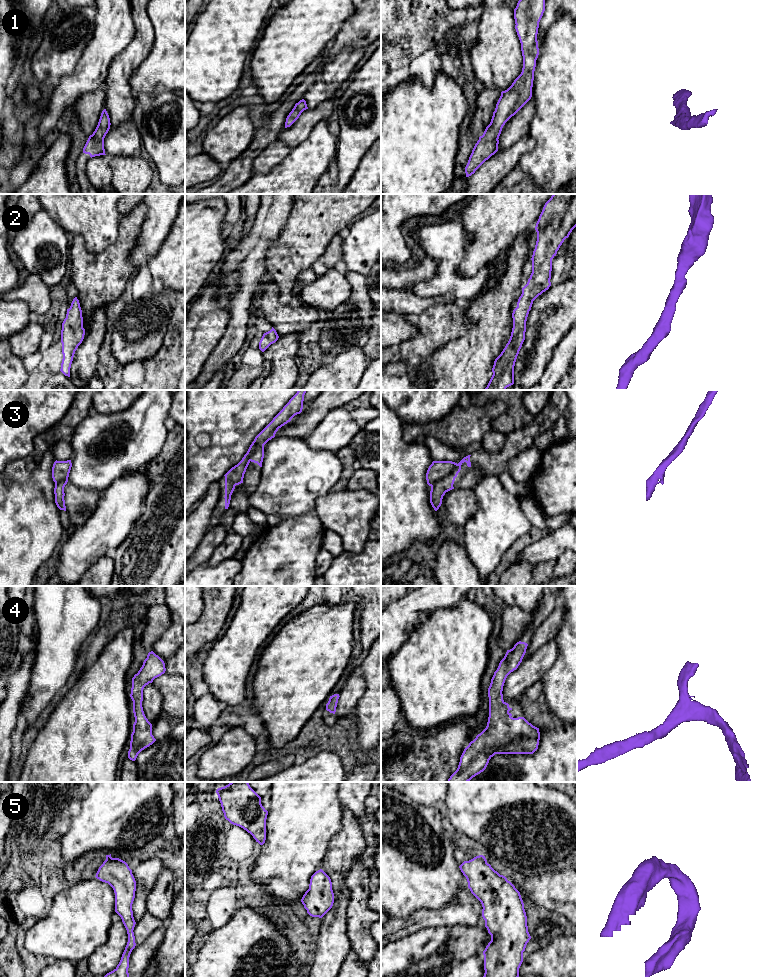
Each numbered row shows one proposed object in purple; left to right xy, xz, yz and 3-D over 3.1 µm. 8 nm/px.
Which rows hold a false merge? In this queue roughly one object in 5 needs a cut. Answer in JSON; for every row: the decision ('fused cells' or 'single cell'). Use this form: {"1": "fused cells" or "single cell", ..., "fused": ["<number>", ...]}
{"1": "single cell", "2": "single cell", "3": "fused cells", "4": "single cell", "5": "single cell", "fused": ["3"]}

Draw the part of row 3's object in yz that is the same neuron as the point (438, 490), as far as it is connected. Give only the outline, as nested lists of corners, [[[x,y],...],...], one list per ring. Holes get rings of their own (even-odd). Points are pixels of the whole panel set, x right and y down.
[[[468,455],[464,457],[458,464],[457,468],[445,478],[437,481],[435,484],[432,485],[430,491],[430,503],[435,511],[439,509],[442,504],[443,496],[446,492],[454,489],[453,484],[455,478],[457,477],[458,473],[461,470],[461,465],[466,462],[468,467],[471,467],[470,456]]]

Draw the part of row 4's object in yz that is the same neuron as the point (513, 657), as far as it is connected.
[[[517,642],[512,649],[507,650],[504,658],[500,661],[488,688],[489,717],[487,726],[464,749],[457,770],[447,782],[469,782],[486,769],[489,760],[495,754],[533,754],[538,749],[539,728],[533,726],[524,717],[513,718],[509,712],[512,708],[503,700],[502,694],[507,676],[518,668],[526,653],[527,646],[528,644],[525,642]]]

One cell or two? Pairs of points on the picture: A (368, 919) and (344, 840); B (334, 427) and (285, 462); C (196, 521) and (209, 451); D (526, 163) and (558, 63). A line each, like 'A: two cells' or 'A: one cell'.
A: two cells
B: one cell
C: two cells
D: one cell

